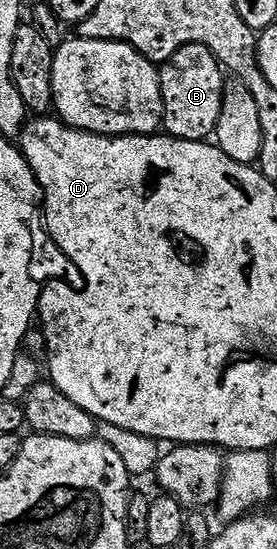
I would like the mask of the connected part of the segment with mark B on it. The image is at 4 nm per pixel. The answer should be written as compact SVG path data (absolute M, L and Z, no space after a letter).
M203 43L184 45L161 64L162 110L160 118L166 122L165 130L175 139L187 139L201 143L209 140L217 132L222 116L222 104L226 83L222 80L219 56Z

